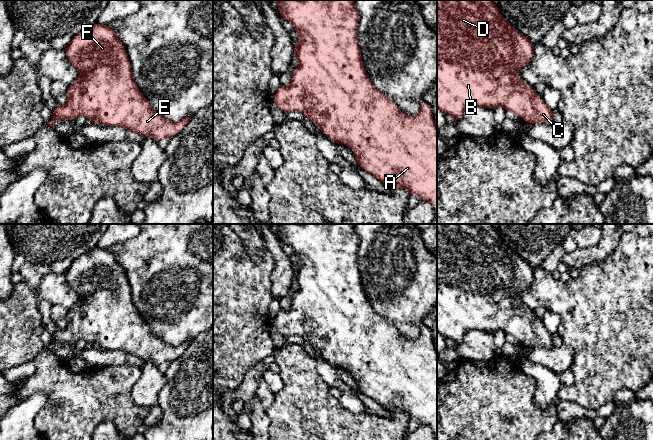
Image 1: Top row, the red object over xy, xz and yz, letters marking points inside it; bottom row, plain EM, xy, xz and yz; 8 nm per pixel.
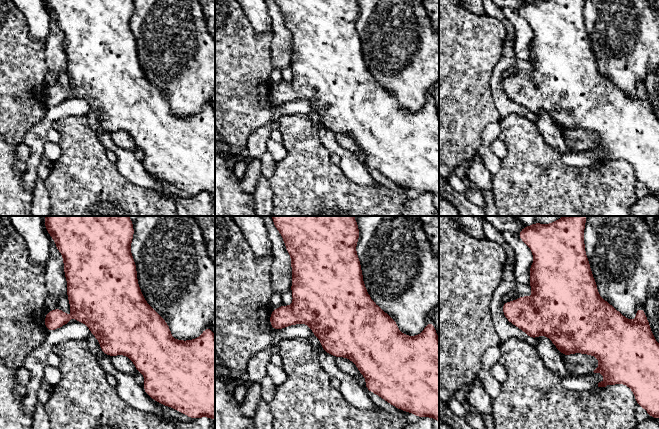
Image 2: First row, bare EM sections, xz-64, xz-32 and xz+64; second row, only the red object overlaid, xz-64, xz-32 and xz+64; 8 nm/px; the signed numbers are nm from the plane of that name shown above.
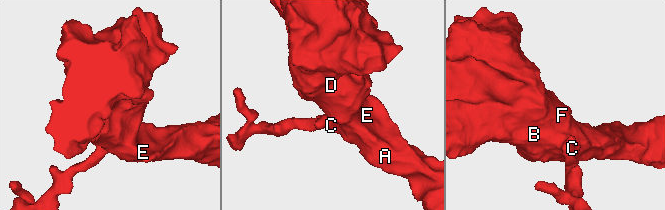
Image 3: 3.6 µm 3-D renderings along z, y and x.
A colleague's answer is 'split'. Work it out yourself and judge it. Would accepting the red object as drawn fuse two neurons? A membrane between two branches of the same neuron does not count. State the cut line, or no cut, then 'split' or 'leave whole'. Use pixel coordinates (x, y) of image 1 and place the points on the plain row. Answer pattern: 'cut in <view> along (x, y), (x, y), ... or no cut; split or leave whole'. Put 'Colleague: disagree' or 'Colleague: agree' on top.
Colleague: disagree
no cut; leave whole

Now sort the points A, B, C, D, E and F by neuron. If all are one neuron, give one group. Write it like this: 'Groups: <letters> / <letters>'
Groups: A B C D E F

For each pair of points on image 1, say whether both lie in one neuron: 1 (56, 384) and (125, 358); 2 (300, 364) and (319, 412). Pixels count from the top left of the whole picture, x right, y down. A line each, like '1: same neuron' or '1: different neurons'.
1: different neurons
2: same neuron

